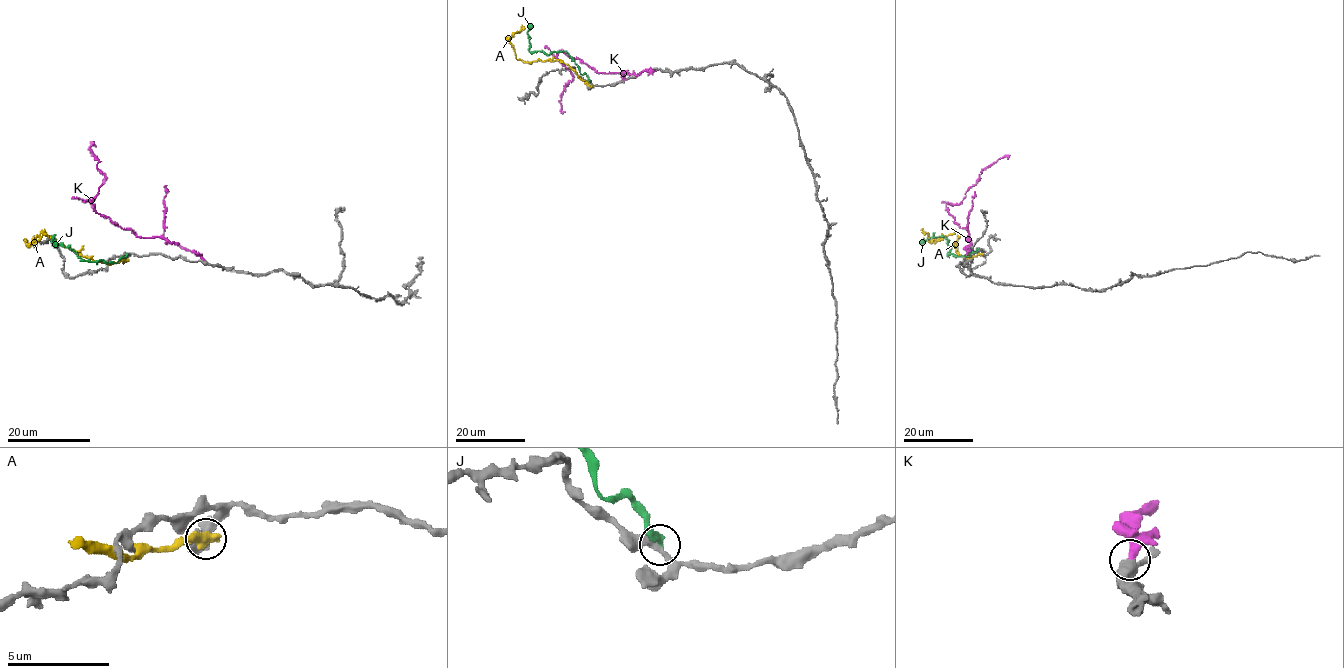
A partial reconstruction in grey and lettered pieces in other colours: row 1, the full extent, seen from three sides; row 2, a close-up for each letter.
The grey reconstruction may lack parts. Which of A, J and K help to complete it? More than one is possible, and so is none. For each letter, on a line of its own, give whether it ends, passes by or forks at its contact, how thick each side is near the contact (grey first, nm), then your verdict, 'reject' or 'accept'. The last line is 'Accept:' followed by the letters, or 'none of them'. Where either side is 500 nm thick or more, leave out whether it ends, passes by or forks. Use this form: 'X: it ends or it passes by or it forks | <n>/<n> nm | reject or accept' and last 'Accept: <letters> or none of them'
A: 480/600 nm | reject
J: it ends | 380/360 nm | reject
K: it ends | 480/400 nm | accept
Accept: K

